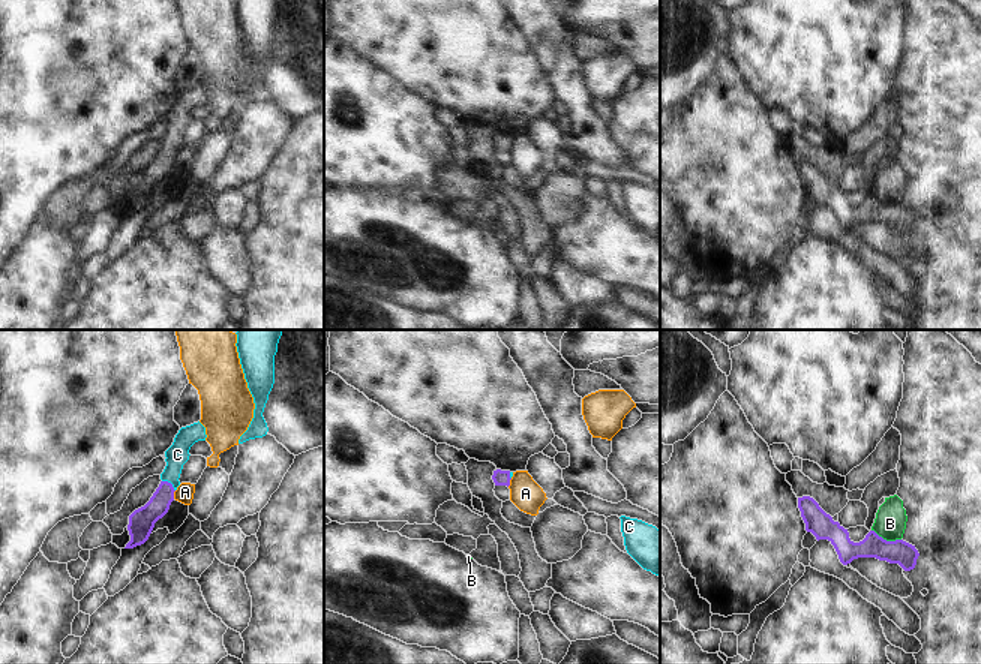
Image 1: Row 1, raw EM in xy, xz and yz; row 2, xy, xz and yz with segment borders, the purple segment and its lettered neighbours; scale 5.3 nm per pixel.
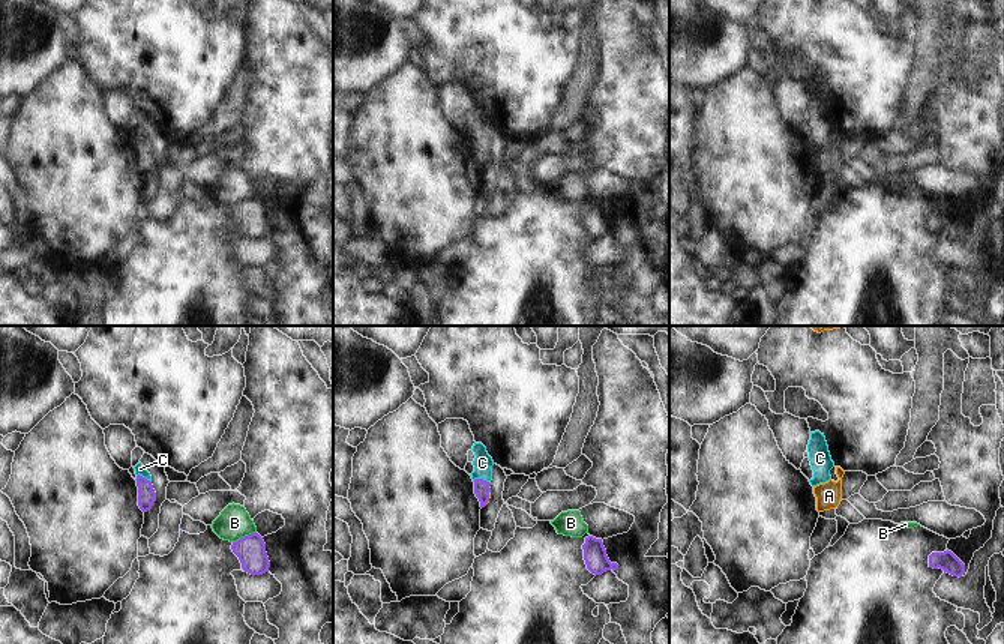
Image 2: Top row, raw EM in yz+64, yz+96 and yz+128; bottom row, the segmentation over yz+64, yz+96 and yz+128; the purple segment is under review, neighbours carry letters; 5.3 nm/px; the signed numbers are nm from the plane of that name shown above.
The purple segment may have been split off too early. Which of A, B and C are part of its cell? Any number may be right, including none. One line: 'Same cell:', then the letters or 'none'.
Same cell: C

